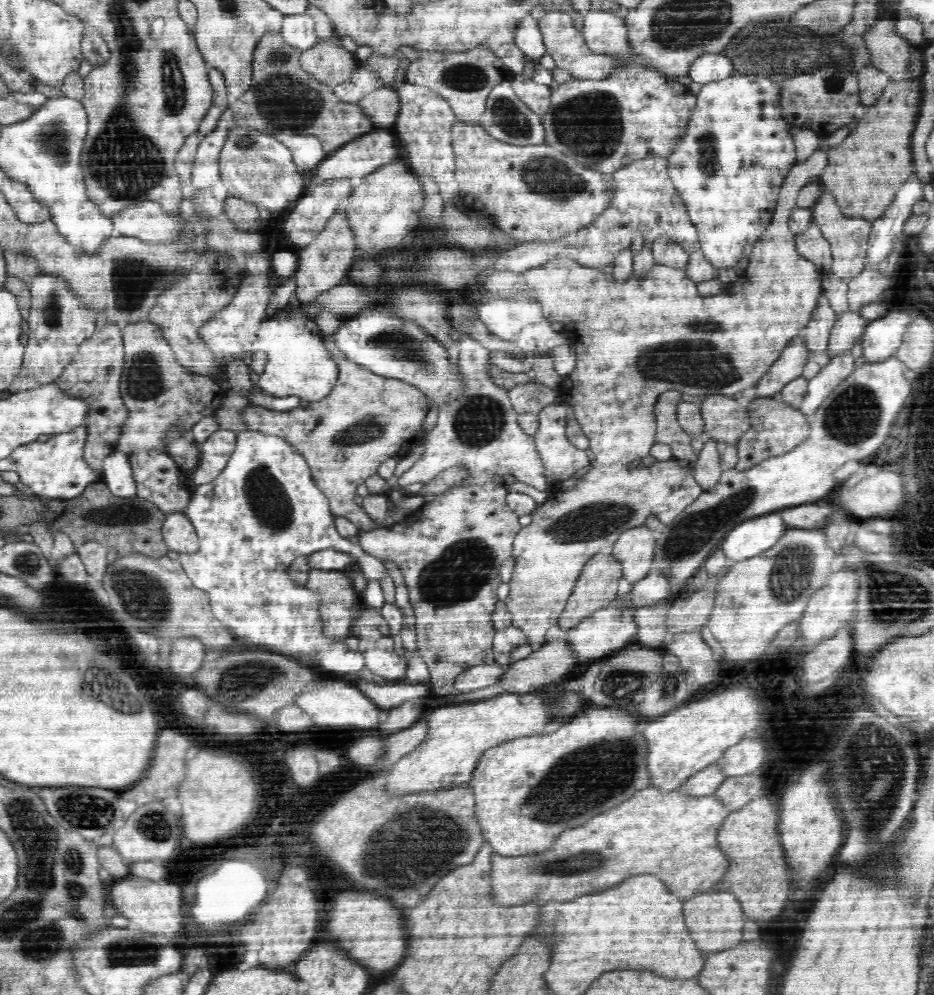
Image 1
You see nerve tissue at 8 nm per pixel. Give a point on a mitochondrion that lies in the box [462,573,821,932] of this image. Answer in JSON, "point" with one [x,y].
{"point":[582,779]}

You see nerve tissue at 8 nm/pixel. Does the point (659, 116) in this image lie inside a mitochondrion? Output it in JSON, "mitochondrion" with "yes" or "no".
{"mitochondrion":"no"}

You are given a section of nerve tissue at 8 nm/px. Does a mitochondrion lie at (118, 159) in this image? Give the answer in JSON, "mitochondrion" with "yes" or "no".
{"mitochondrion":"yes"}

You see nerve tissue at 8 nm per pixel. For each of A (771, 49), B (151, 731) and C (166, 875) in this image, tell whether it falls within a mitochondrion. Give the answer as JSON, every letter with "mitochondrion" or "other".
{"A":"mitochondrion","B":"other","C":"other"}

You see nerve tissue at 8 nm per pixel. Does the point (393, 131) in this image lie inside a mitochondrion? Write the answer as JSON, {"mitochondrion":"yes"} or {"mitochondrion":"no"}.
{"mitochondrion":"no"}

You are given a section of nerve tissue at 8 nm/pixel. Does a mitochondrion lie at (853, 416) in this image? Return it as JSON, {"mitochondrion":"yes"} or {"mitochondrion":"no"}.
{"mitochondrion":"yes"}

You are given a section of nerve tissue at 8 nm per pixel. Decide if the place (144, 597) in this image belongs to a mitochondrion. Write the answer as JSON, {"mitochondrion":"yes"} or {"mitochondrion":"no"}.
{"mitochondrion":"yes"}

